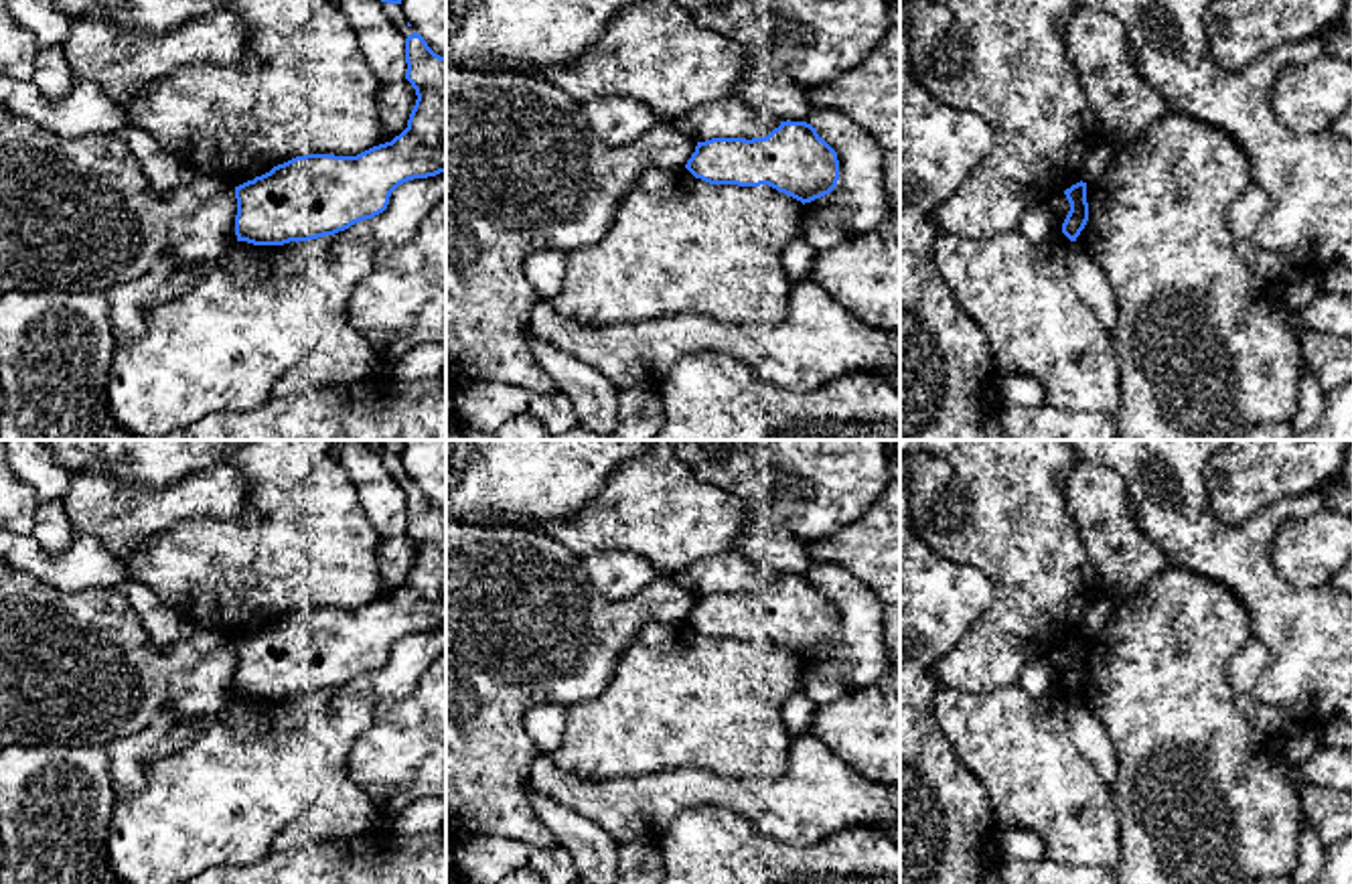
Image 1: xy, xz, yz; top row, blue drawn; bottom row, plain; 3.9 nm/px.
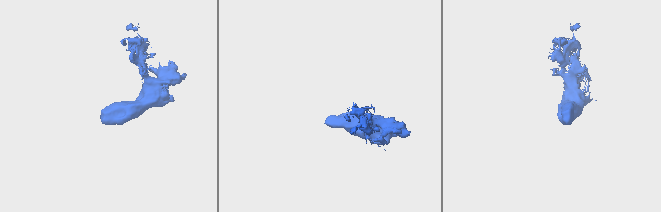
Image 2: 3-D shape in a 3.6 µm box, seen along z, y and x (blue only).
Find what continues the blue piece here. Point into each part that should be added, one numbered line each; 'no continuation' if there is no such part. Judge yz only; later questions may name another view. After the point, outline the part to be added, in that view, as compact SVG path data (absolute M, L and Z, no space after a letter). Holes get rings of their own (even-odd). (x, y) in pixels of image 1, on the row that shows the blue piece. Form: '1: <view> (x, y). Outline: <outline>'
no continuation

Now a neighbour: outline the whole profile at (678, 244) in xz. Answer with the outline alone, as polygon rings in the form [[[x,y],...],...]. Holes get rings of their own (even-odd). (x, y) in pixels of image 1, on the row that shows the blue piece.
[[[687,168],[645,170],[620,199],[608,233],[568,253],[564,284],[549,304],[561,316],[594,328],[677,314],[695,314],[732,326],[772,326],[788,314],[795,282],[786,276],[782,251],[801,227],[803,203],[768,185],[709,185]]]

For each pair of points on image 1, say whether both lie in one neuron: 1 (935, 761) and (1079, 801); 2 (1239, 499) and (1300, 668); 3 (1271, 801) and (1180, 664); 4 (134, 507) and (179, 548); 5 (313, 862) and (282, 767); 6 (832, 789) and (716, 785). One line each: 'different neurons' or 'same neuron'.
1: different neurons
2: different neurons
3: same neuron
4: different neurons
5: different neurons
6: same neuron

